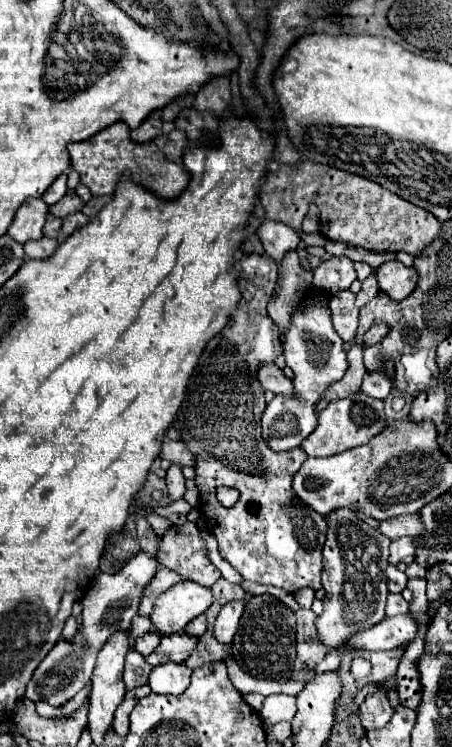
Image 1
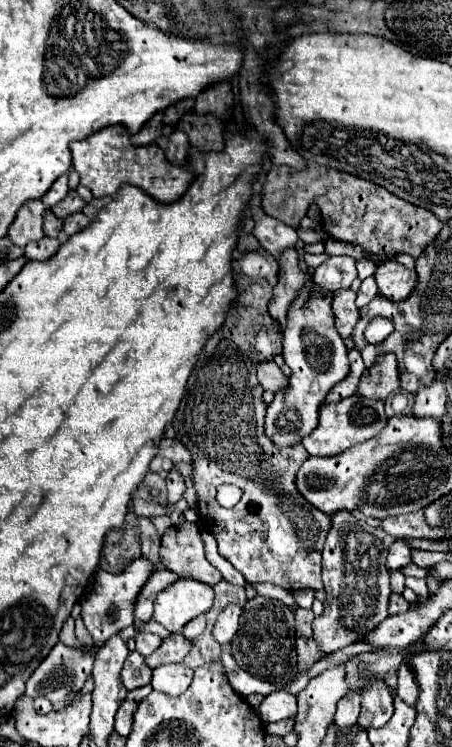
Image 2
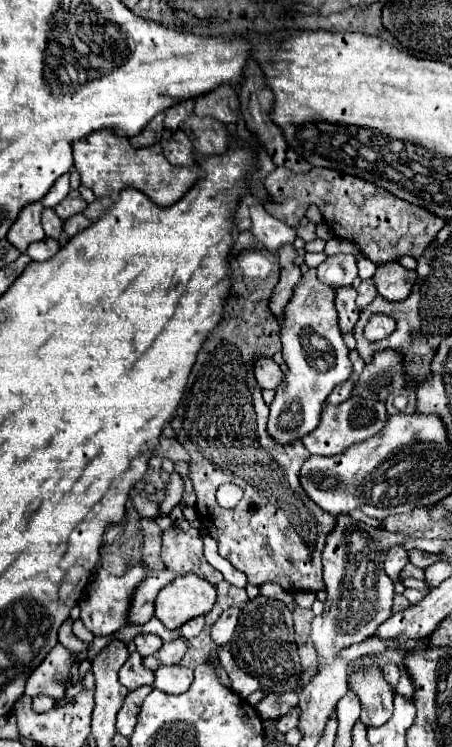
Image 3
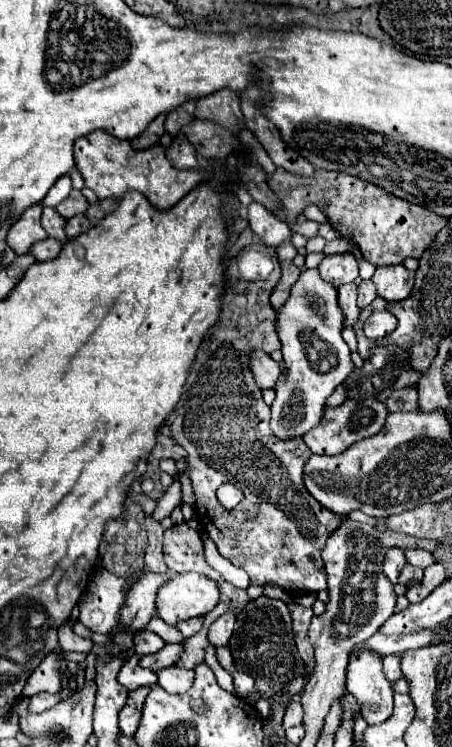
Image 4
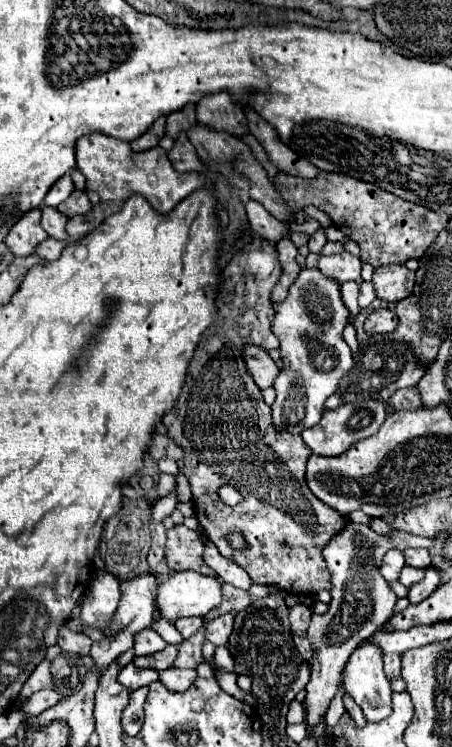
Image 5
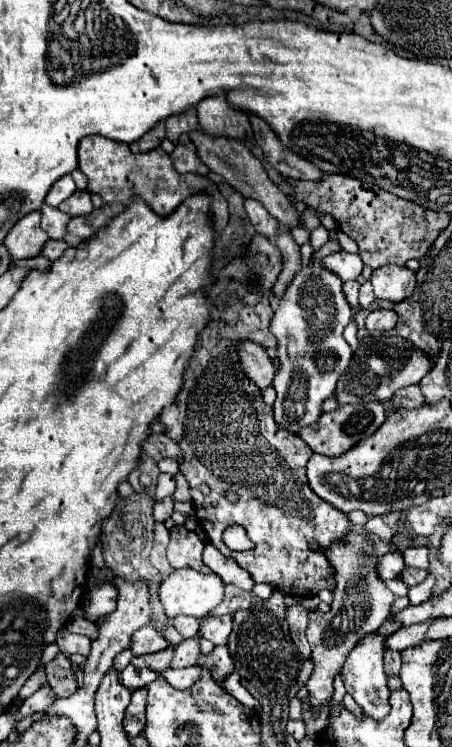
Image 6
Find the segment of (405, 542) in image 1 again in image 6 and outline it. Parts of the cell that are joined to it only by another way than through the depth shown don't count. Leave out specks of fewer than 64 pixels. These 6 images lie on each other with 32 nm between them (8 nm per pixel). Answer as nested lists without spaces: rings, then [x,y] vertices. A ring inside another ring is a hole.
[[[390,550],[388,554],[382,556],[382,560],[380,560],[380,564],[378,564],[378,574],[380,574],[380,578],[382,578],[384,582],[388,582],[388,580],[398,578],[400,572],[402,572],[402,568],[404,568],[402,552],[400,552],[400,550]]]

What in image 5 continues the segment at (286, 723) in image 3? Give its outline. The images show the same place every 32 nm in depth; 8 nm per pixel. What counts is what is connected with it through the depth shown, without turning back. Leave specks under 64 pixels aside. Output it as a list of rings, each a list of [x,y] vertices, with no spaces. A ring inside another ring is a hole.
[[[292,700],[290,708],[288,708],[288,714],[286,714],[286,722],[288,724],[300,724],[302,720],[304,720],[304,708],[298,700]]]

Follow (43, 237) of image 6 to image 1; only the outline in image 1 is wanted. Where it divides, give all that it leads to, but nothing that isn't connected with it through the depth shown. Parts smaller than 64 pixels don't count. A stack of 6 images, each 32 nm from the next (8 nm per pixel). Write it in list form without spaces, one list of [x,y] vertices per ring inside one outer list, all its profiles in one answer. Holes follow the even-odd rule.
[[[26,200],[16,212],[16,218],[8,228],[8,234],[20,244],[42,238],[42,226],[46,222],[46,214],[48,206],[44,200]]]

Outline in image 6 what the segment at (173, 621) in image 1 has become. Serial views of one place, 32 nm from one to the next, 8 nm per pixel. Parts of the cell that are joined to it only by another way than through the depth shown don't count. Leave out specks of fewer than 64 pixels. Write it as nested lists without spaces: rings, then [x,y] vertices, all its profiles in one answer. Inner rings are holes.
[[[174,570],[160,584],[160,602],[164,614],[174,620],[176,616],[204,618],[214,610],[224,596],[224,582],[216,574],[202,574],[196,570]]]

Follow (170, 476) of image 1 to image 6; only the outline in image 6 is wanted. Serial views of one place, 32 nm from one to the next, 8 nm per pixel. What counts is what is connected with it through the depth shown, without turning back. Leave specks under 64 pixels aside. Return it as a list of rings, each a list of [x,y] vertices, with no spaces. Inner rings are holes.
[[[168,496],[168,498],[164,498],[164,500],[154,504],[154,516],[158,516],[158,522],[164,522],[172,514],[174,502],[176,502],[174,496]]]

